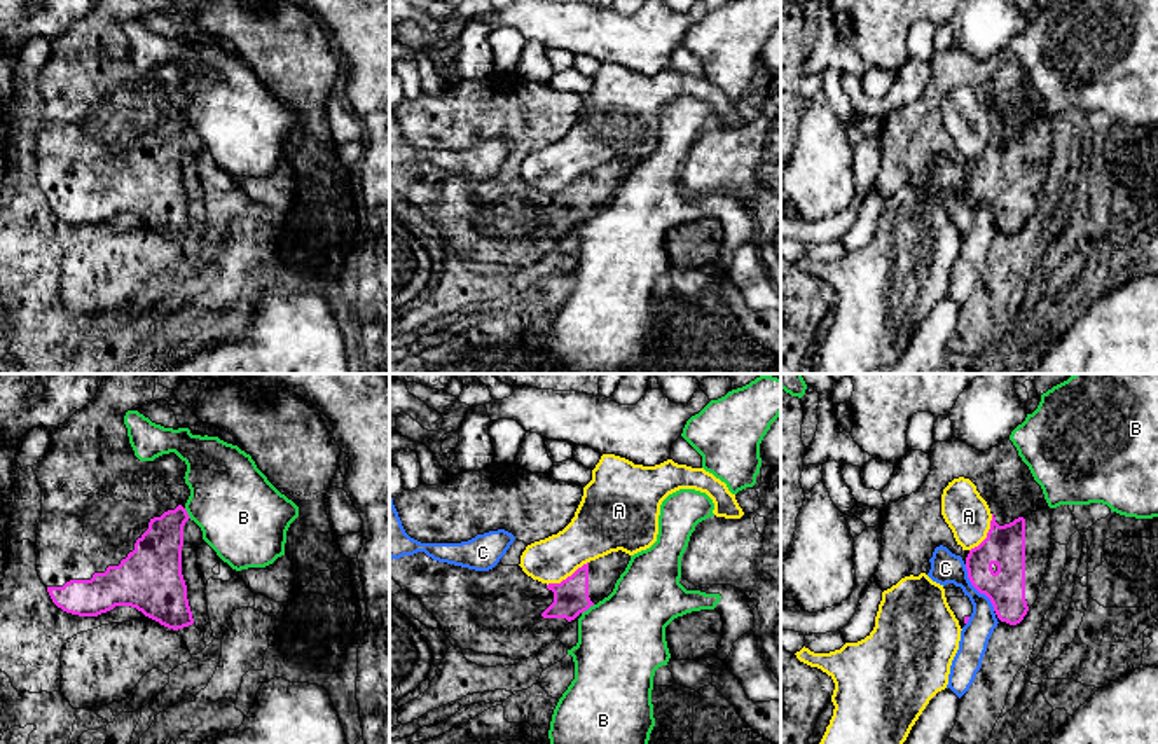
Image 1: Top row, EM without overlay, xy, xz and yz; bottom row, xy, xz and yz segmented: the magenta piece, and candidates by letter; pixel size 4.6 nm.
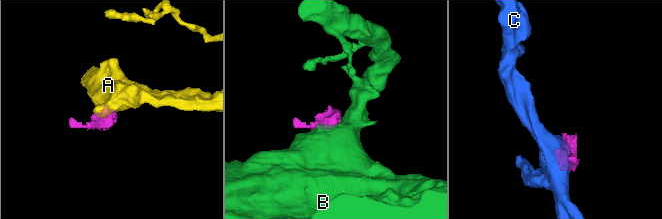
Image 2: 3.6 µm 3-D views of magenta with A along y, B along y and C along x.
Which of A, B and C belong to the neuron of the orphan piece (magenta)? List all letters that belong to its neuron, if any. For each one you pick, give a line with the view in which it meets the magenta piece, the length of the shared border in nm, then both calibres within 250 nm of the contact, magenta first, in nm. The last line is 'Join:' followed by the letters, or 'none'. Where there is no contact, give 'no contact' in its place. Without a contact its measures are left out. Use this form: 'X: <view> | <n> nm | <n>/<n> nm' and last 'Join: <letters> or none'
Join: none

